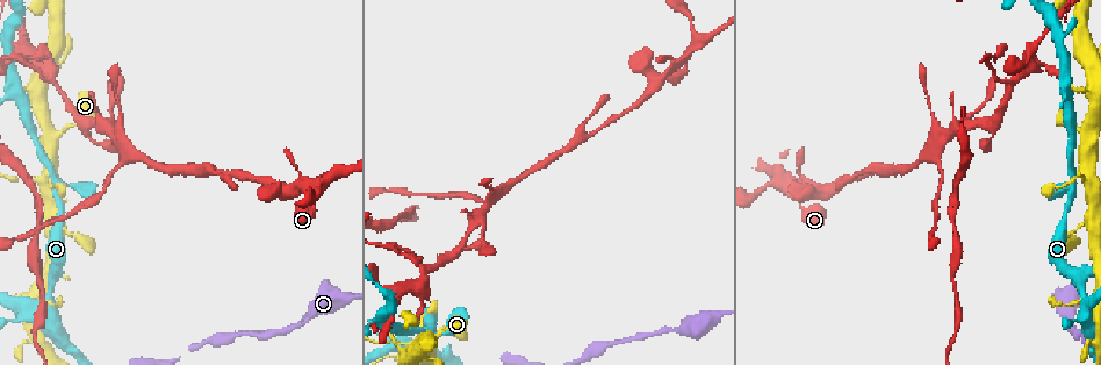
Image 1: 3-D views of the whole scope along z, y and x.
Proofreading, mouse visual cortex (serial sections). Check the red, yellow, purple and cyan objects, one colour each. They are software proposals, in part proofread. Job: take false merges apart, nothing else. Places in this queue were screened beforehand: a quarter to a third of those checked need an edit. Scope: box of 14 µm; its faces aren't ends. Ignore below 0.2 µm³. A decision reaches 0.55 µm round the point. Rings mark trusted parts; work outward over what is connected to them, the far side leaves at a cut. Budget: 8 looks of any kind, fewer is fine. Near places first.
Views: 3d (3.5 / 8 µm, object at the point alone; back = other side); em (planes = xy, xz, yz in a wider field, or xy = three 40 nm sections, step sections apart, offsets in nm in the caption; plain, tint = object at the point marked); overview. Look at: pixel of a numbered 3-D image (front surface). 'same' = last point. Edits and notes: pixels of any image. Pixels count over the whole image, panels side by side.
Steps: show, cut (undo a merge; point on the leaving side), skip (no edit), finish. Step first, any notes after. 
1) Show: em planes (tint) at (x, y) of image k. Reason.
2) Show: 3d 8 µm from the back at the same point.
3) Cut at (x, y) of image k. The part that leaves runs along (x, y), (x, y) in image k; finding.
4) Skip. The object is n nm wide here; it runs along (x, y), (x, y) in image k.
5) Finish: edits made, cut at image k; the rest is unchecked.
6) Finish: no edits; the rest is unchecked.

Show: 3d 8 µm at (55, 194) of image 1. Branch point.

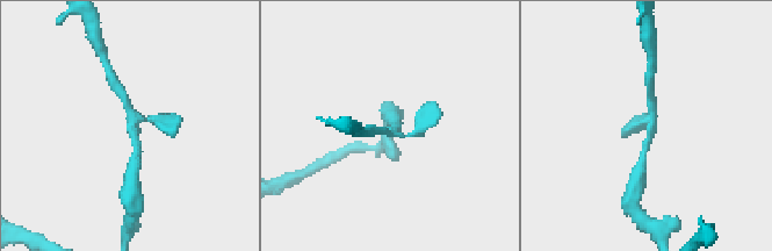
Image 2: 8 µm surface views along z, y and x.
Show: em xy step 2 (tint) at (650, 129) of image 2.

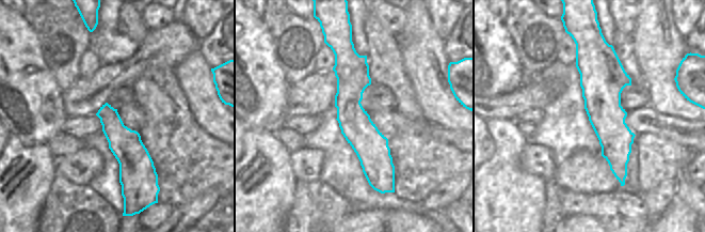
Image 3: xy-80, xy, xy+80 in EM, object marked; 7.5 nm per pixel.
Skip. The arms are 200, 200, 250 nm wide; it runs along (346, 48), (375, 186) in image 3; all the same cell.

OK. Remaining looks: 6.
Show: 3d 8 µm at (687, 60) of image 1.

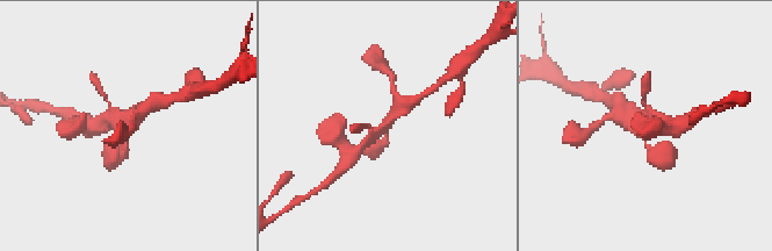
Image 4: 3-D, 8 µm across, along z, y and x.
Show: em xy step 2 (tint) at (388, 126) of image 4. Need the tissue.

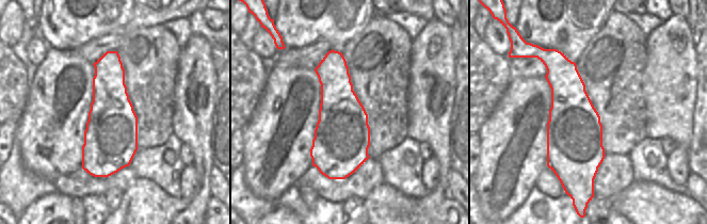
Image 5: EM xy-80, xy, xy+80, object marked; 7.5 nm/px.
Skip. It runs along (121, 153), (125, 131), (102, 117) in image 4; continuous, no second cell.

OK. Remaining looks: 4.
Show: em xy step 5 (tint) at (54, 83) of image 1. Branch point.

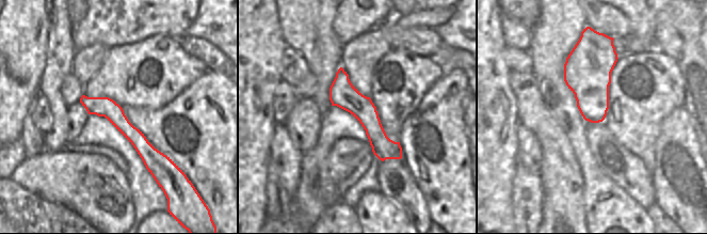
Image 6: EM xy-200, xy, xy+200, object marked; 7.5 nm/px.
Show: 3d 3.5 µm at the same point. See where the arms go.

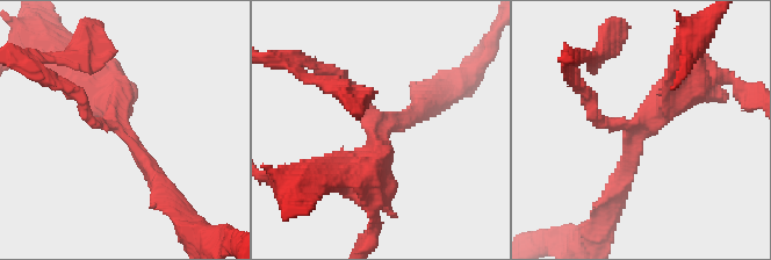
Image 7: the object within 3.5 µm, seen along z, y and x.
Skip. Continuous, no second cell.

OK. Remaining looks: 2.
Finish: no edits; the rest is unchecked.

